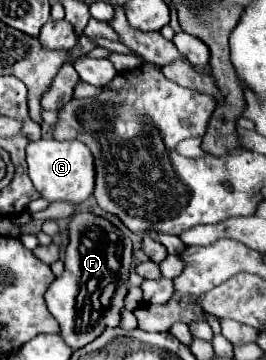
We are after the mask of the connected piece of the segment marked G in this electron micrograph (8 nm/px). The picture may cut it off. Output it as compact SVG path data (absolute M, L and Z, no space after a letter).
M40 139L28 145L26 149L28 175L36 187L36 191L48 201L68 201L80 205L94 191L94 161L88 147L80 141L56 141L56 139Z

